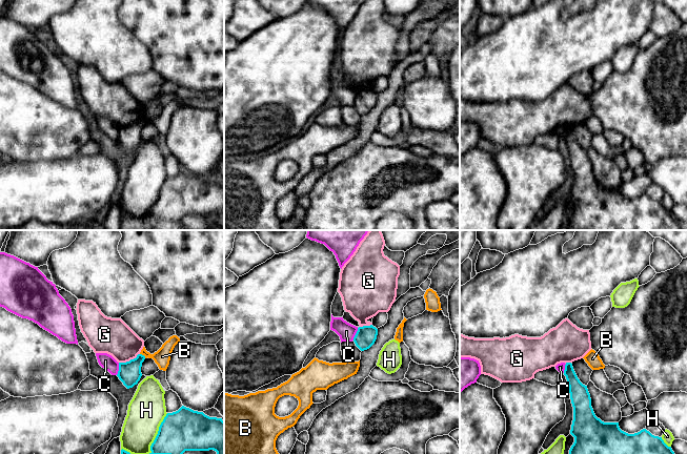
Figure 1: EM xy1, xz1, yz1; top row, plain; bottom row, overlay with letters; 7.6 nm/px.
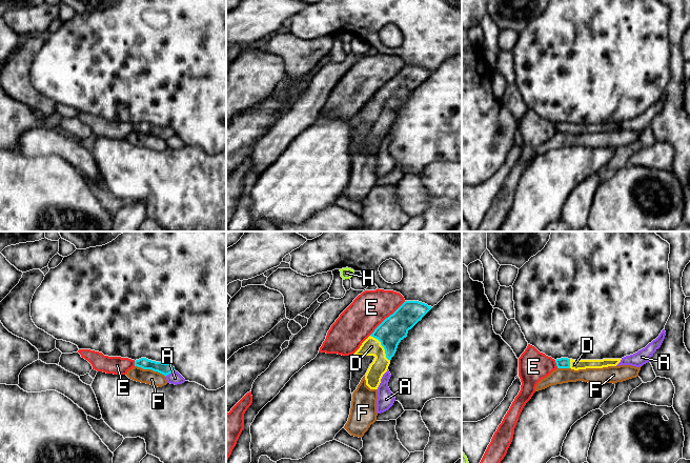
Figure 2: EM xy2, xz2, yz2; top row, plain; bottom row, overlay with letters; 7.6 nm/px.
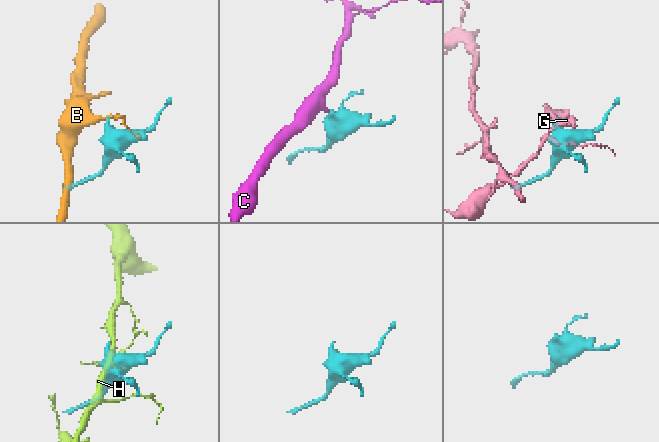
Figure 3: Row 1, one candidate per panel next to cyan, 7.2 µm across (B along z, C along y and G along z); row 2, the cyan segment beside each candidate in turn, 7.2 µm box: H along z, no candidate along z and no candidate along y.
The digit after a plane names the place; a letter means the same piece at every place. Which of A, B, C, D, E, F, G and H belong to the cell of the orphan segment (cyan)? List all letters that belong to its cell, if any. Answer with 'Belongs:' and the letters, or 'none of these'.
Belongs: D

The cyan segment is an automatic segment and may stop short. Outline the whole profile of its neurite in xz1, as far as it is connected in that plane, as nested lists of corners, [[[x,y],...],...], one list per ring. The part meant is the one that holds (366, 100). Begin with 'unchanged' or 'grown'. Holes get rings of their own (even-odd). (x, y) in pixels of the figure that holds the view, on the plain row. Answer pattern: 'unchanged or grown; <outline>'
unchanged; [[[372,89],[359,91],[353,102],[353,106],[361,116],[364,116],[375,108],[377,100],[378,94]]]

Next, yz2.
grown; [[[568,122],[556,123],[557,133],[571,133],[574,135],[586,133],[603,133],[616,130],[622,123],[603,123],[603,124],[572,124]]]

